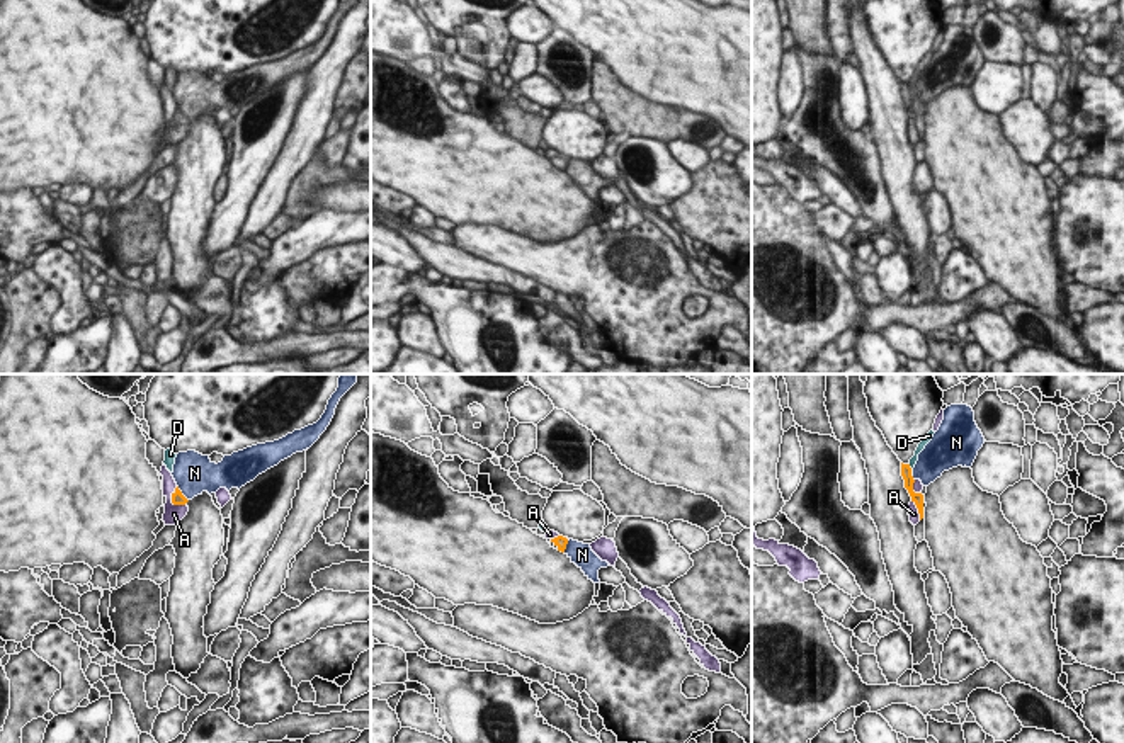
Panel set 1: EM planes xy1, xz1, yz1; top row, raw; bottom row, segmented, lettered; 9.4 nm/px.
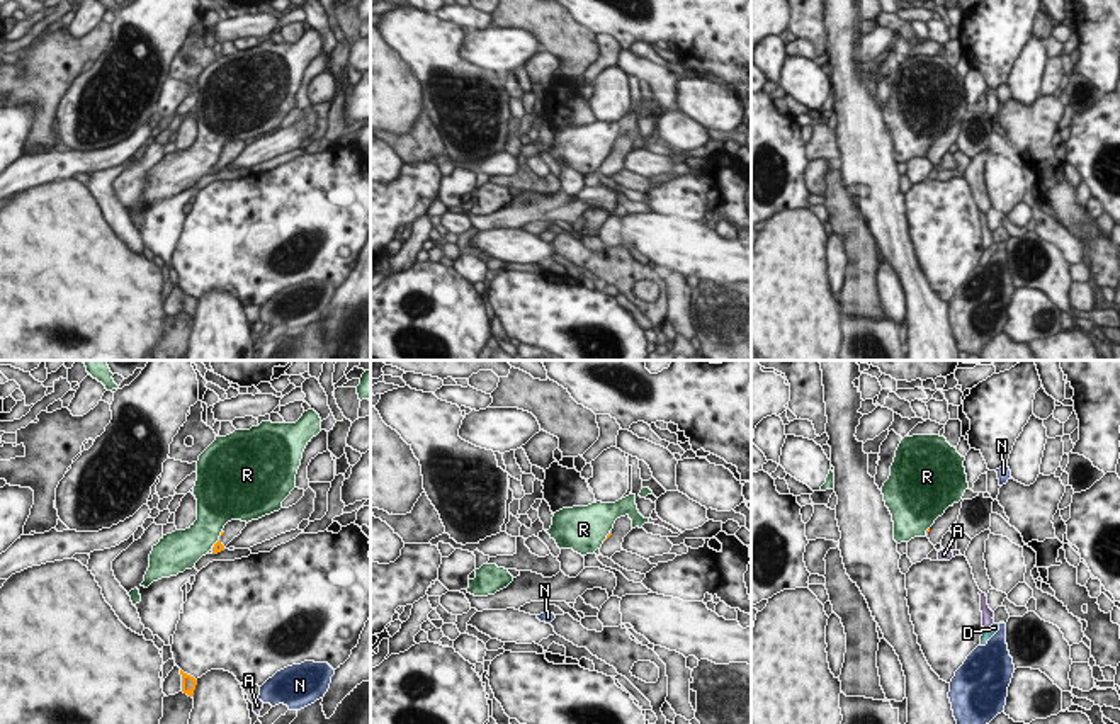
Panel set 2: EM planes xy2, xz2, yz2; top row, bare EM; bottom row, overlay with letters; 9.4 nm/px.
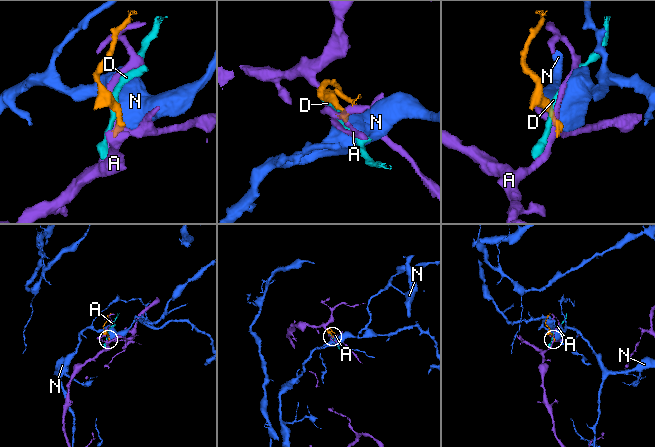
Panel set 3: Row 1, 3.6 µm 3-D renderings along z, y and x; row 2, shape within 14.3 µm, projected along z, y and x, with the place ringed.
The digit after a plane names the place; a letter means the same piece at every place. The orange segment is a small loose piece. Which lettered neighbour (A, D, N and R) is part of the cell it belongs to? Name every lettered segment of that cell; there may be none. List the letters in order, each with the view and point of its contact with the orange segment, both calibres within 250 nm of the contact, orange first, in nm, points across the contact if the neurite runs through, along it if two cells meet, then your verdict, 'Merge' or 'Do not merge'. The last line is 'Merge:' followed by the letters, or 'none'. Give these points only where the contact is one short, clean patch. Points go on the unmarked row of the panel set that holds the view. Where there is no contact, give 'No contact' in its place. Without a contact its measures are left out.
A: Touches orange at xy1 (172, 119). Thickness 130 nm (orange) against 170 nm. Boundary: xy1 (177, 106), (172, 121), (184, 124). Do not merge
D: Touches orange at yz1 (910, 89). Thickness 100 nm (orange) against 70 nm. Boundary: yz1 (908, 82), (912, 96). Do not merge
N: Touches orange at xy1 (181, 113). Thickness 130 nm (orange) against 380 nm. Boundary: xy1 (177, 104), (187, 119). Do not merge
R: Touches orange at xy2 (220, 157). Thickness 90 nm (orange) against 320 nm. Do not merge
Merge: none

